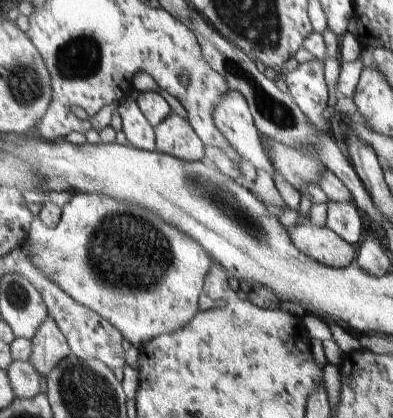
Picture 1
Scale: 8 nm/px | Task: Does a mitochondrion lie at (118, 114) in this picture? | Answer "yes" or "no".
no

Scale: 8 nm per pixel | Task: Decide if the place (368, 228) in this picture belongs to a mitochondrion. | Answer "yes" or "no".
no

